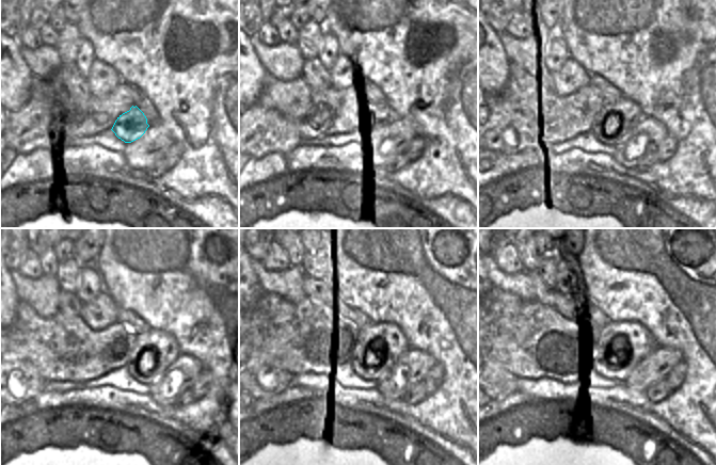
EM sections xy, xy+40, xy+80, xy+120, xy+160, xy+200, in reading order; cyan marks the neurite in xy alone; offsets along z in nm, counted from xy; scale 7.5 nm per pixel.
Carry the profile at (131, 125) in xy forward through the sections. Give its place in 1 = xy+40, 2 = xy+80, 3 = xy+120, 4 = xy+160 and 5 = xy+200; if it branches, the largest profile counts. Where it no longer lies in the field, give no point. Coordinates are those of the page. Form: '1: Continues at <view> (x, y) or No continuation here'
1: Continues at xy+40 (370, 125)
2: Continues at xy+80 (616, 119)
3: Continues at xy+120 (146, 348)
4: Continues at xy+160 (382, 338)
5: Continues at xy+200 (633, 342)

